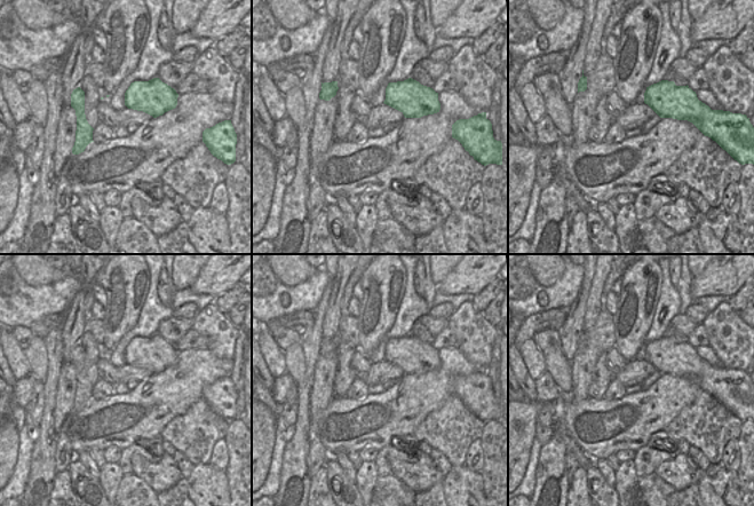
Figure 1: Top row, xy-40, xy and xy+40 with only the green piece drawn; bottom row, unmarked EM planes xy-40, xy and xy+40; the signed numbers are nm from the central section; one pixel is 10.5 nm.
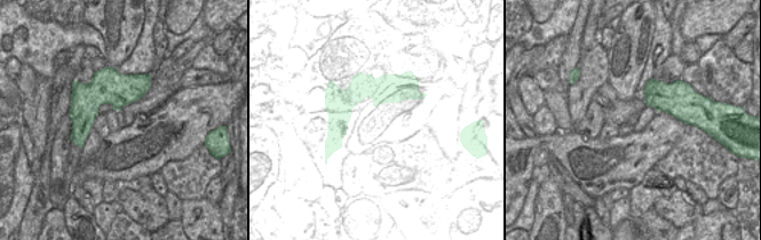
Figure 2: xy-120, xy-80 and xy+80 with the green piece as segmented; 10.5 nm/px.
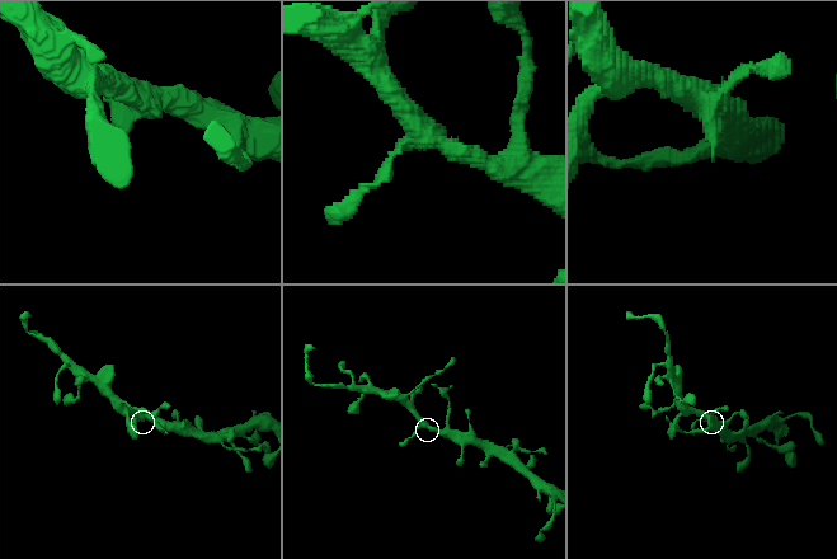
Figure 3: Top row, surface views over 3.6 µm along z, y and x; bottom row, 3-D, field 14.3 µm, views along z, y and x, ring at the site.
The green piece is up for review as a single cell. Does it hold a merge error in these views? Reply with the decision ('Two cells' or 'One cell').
One cell.

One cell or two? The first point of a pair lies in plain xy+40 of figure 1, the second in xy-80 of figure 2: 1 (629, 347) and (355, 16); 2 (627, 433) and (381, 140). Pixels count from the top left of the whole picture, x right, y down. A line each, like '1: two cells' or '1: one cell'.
1: one cell
2: one cell

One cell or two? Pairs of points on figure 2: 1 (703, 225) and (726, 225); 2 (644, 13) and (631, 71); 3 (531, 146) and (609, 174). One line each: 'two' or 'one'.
1: one
2: one
3: two

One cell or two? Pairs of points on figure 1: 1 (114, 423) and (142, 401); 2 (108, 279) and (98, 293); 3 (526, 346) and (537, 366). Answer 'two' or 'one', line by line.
1: one
2: two
3: one

